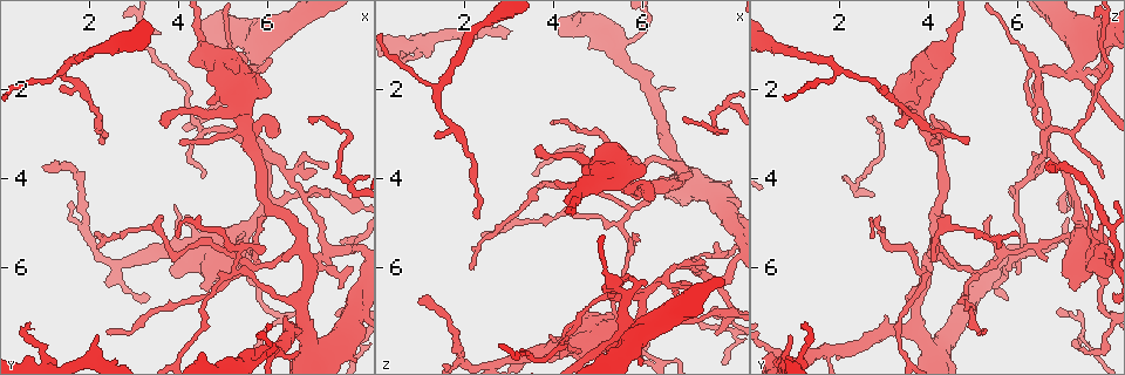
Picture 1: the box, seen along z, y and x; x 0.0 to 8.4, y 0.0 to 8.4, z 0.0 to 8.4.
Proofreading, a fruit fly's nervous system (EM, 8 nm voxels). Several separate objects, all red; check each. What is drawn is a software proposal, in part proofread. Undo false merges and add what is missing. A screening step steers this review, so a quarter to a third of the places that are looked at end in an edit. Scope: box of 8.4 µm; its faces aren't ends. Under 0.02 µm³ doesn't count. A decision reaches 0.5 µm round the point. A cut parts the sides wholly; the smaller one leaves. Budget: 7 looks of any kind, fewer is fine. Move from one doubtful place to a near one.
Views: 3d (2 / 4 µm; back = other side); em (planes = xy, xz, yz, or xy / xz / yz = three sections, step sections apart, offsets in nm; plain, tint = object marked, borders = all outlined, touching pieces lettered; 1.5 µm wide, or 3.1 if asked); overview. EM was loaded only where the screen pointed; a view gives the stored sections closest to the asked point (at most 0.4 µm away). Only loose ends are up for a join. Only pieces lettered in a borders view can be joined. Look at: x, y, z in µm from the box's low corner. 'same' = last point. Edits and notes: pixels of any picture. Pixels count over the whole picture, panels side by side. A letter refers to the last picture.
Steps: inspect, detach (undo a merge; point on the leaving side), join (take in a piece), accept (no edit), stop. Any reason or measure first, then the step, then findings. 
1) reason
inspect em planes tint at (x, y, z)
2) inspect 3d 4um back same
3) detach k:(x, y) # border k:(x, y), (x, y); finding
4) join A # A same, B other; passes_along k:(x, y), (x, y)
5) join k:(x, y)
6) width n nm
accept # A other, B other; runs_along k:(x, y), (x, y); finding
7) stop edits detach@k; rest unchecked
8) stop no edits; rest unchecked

sharp bend
inspect em planes borders at (5.60, 1.65, 7.30)

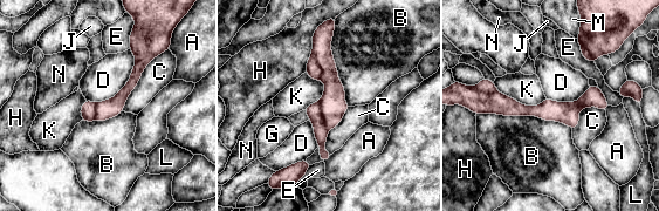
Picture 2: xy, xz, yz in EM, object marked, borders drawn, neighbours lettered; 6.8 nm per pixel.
longest_contact B 650 nm
detach 2:(333, 101) # A other, B other, C other, D other, E other, G other, H other, J other, K other, L other, M other, N other; a second neuron is stuck on

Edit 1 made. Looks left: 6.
free end
inspect em xy step 4 borders at (2.30, 3.10, 4.90)

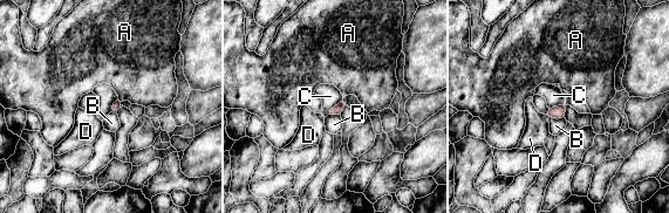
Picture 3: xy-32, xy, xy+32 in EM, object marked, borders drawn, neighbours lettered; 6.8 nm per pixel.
cut it another way
inspect em planes borders same

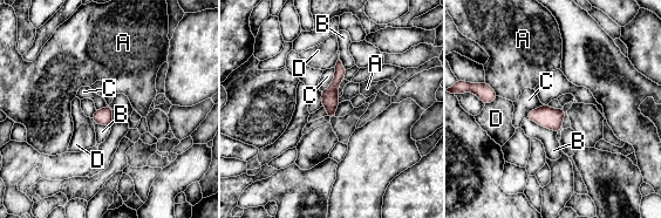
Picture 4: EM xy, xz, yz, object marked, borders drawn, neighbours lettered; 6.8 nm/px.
width 120 nm
accept # A other, B other, C other, D other; runs_along 4:(339, 65), (331, 115); no lettered piece goes on from it

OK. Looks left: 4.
stop edits detach@2; rest unchecked

